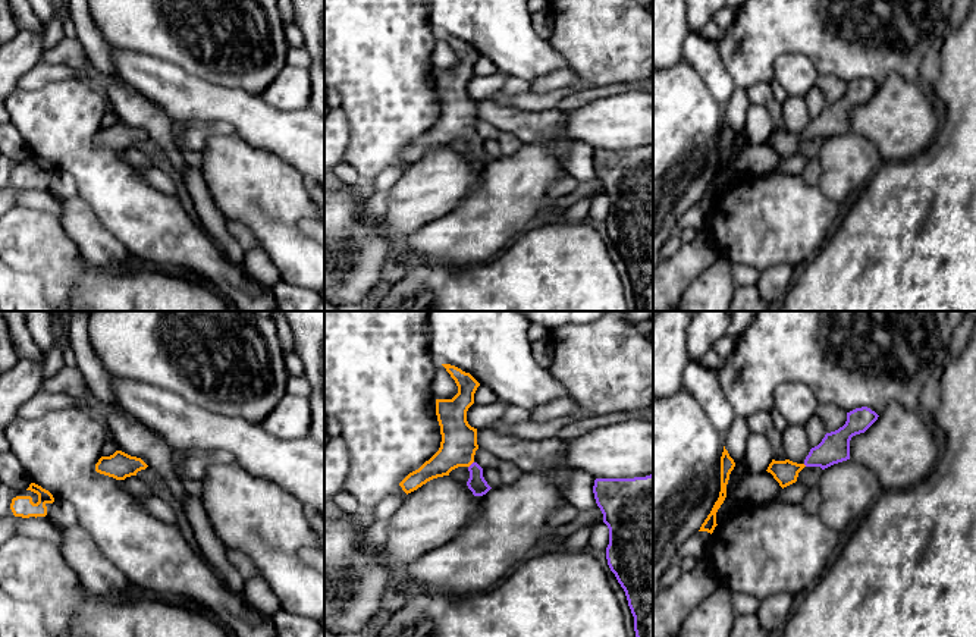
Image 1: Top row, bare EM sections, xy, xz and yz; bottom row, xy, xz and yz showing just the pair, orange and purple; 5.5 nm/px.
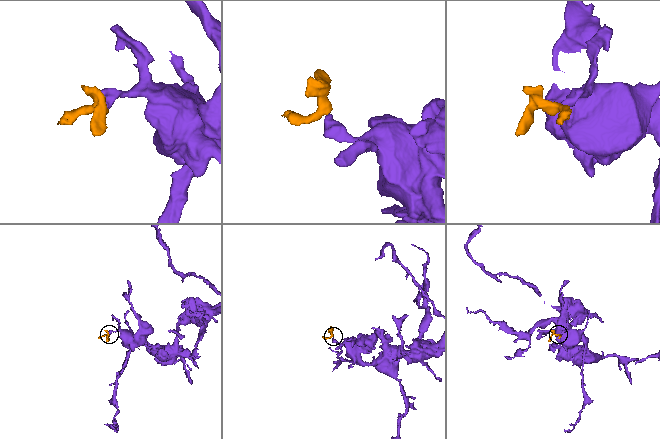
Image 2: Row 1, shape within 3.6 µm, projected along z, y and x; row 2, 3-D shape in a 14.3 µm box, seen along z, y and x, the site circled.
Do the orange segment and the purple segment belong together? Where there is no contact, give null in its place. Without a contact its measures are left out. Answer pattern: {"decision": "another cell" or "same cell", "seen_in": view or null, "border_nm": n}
{"decision": "same cell", "seen_in": "xz", "border_nm": 50}

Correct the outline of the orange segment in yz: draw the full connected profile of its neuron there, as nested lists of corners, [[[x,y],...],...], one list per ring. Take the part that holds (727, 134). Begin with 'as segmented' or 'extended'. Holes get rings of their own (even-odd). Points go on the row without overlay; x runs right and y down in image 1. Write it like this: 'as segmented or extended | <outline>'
as segmented | [[[724,117],[724,123],[722,123],[722,128],[721,128],[721,163],[719,163],[719,169],[715,173],[710,185],[707,186],[707,189],[704,191],[704,194],[702,195],[699,203],[707,203],[707,204],[712,205],[715,198],[718,197],[716,195],[716,183],[726,169],[726,156],[728,156],[729,145],[734,141],[734,138],[735,138],[735,134],[729,128],[728,122]]]

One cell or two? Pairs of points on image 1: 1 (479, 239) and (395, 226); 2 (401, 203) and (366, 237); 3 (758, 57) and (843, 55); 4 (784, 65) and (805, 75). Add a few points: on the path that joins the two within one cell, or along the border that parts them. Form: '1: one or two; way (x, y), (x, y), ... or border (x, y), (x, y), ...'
1: two; border (448, 213), (397, 241)
2: two; border (373, 219), (382, 232), (397, 242)
3: one; way (778, 41), (822, 41)
4: one; way (788, 68), (800, 75)

